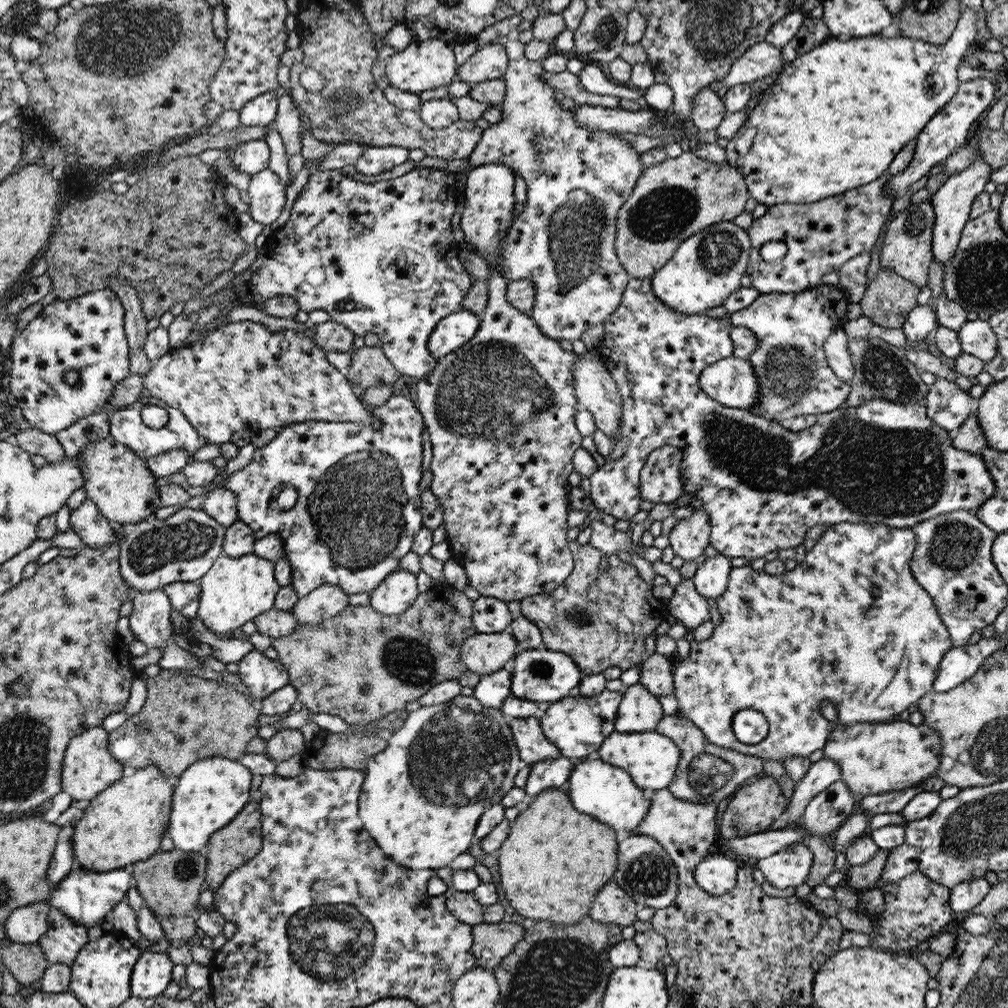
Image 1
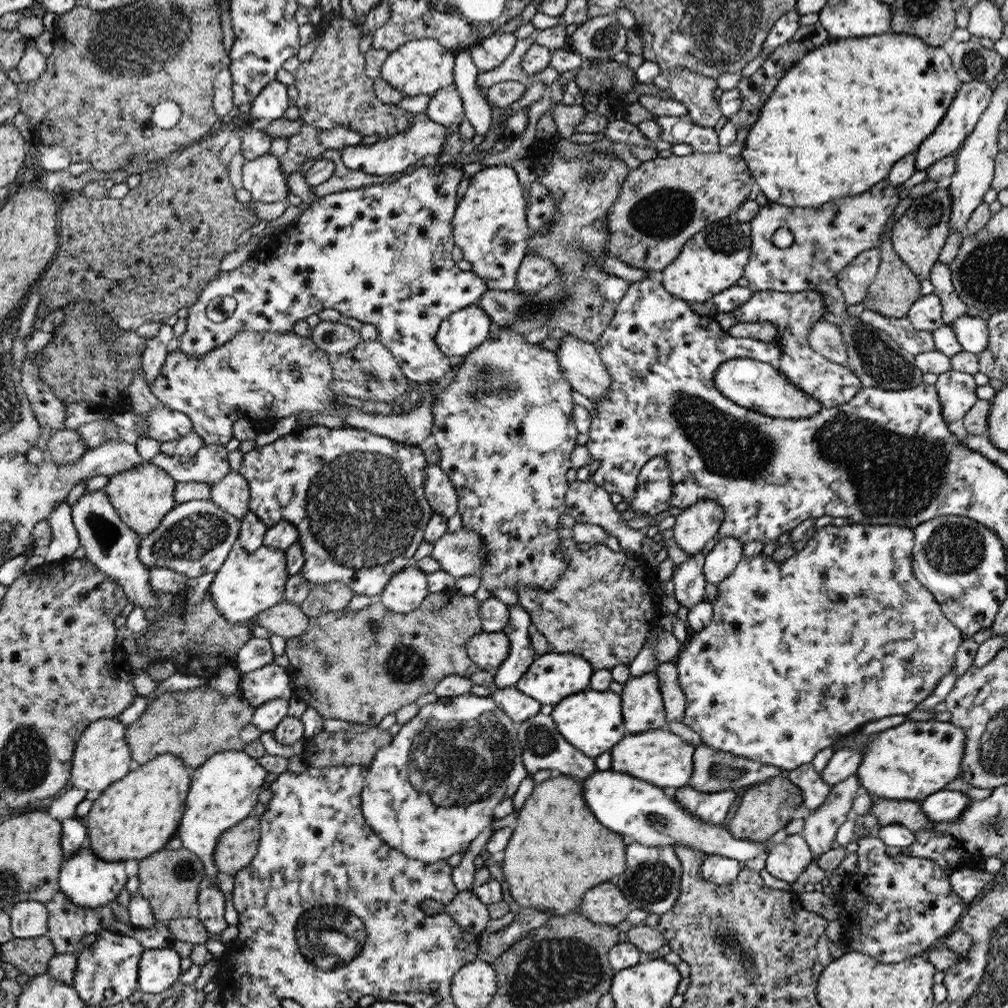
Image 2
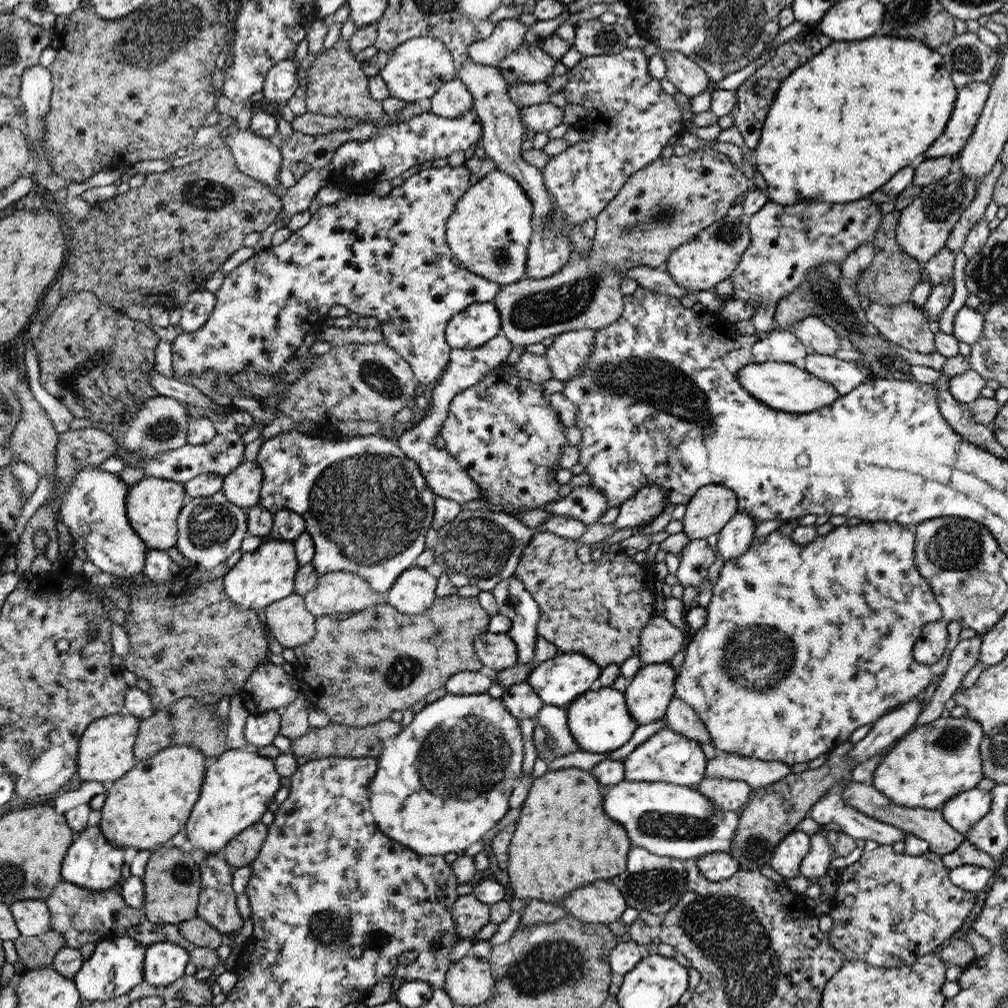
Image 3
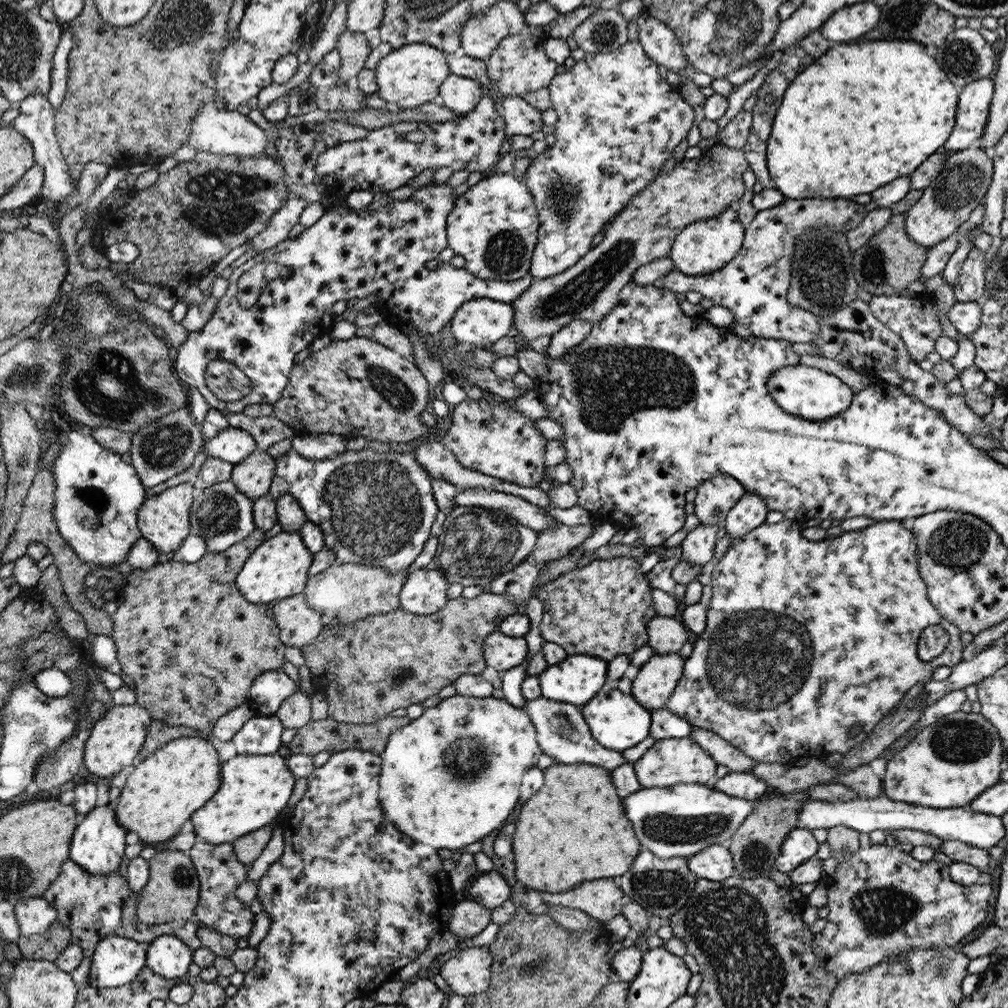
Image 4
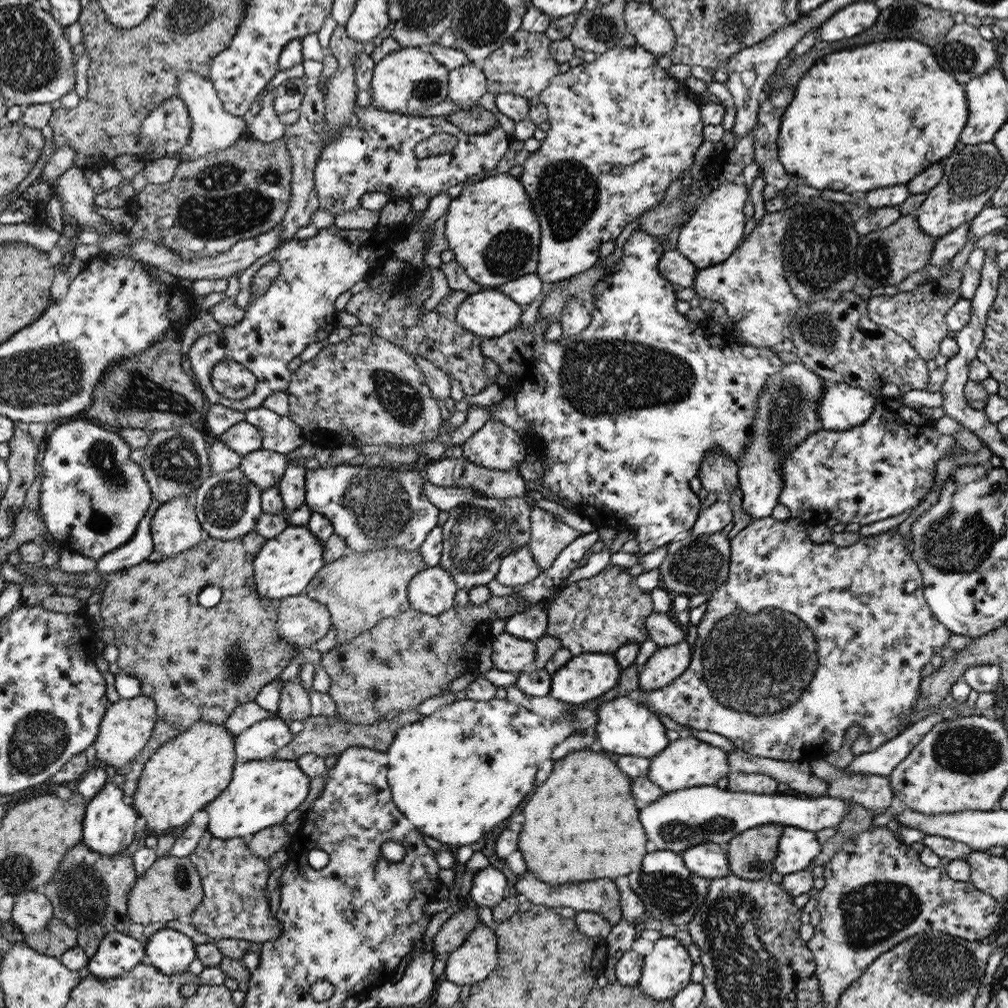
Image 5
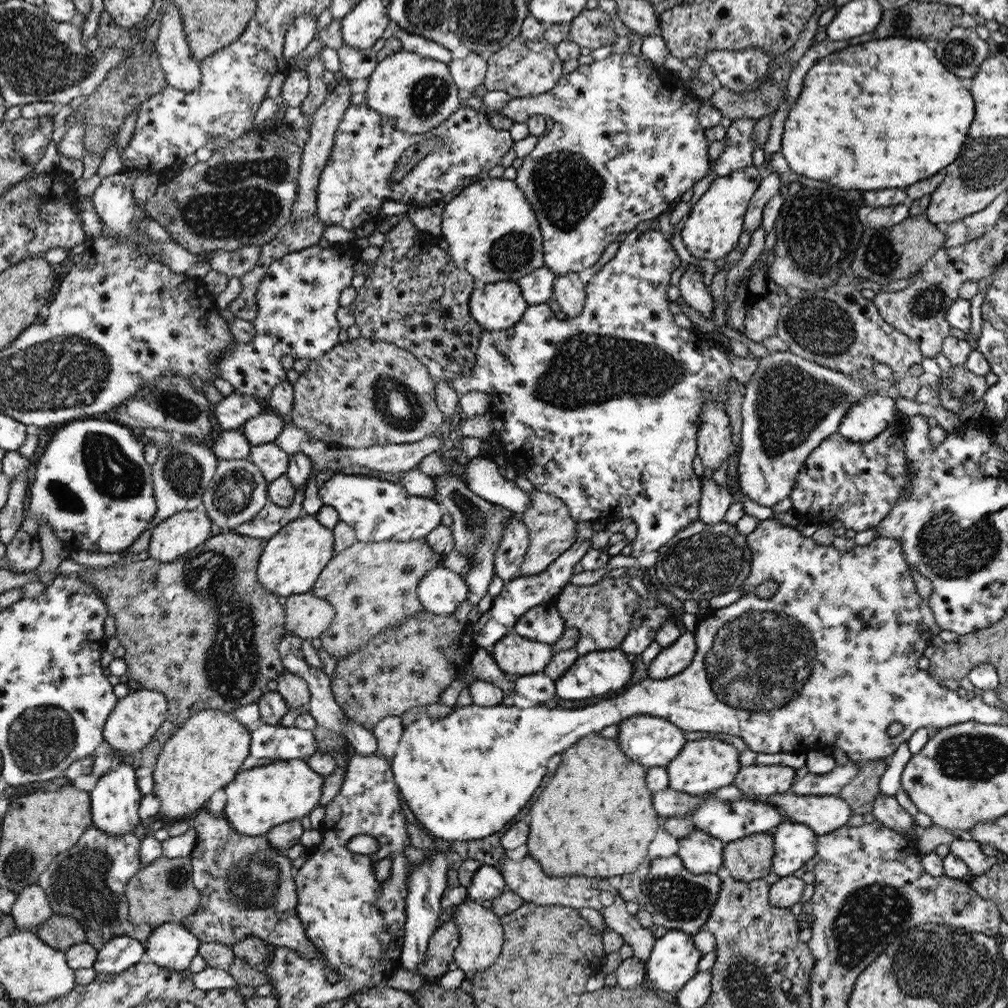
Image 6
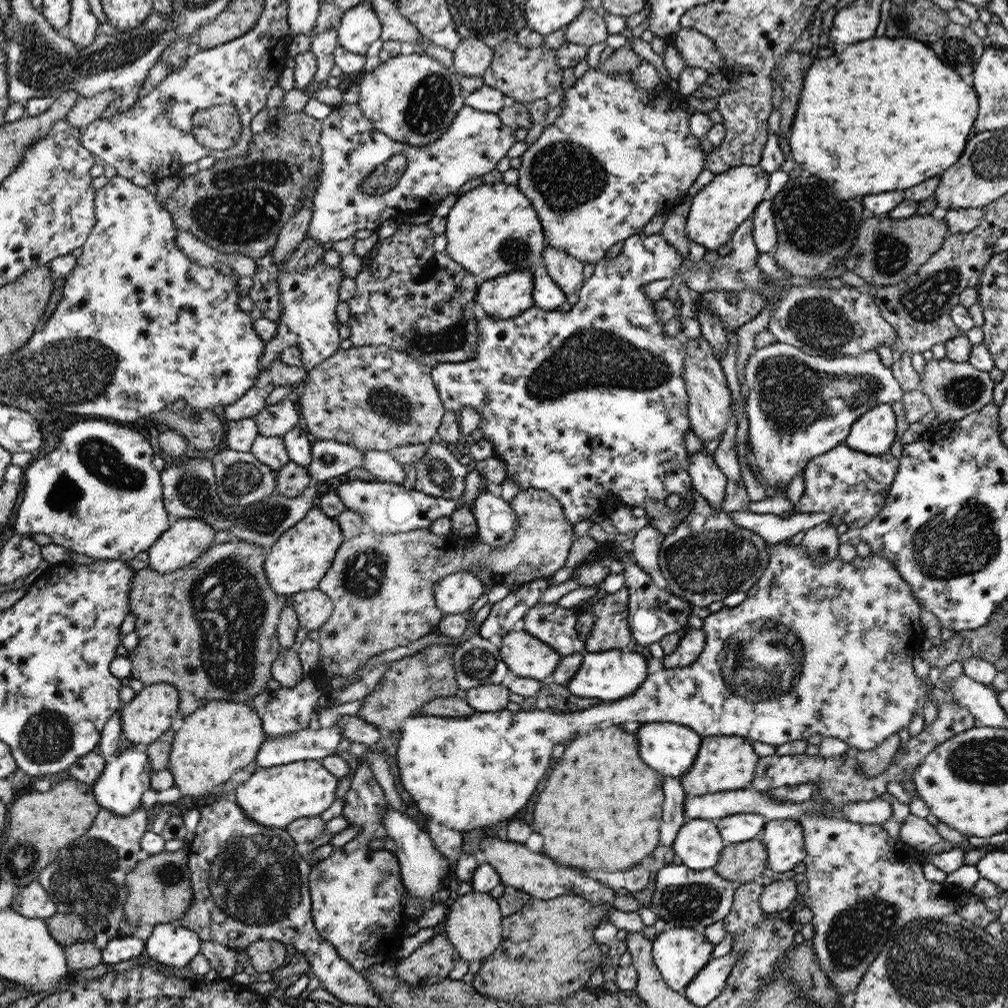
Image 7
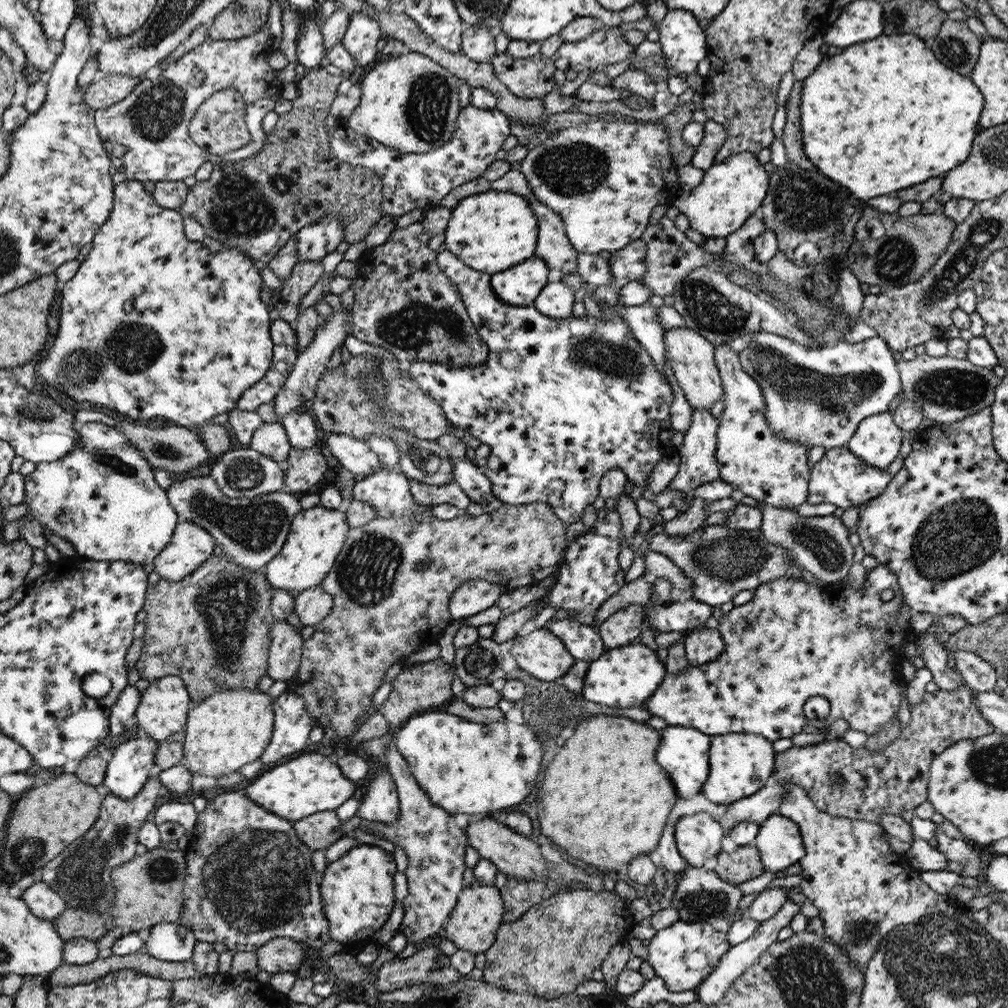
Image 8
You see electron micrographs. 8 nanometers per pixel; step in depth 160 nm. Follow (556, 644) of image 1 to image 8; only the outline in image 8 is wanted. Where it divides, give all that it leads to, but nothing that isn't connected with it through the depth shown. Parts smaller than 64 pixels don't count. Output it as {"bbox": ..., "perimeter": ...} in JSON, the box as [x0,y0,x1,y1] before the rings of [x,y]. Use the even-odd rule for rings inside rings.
{"bbox":[596,603,645,650],"perimeter":[[[630,603],[611,614],[596,631],[601,636],[604,648],[611,650],[630,645],[640,636],[643,623],[645,623],[643,605]]]}

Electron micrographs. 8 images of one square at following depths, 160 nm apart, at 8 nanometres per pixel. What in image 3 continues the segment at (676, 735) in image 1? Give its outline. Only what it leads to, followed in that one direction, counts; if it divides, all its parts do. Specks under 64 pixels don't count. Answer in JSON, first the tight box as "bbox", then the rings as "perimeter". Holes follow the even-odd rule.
{"bbox":[706,751,792,790],"perimeter":[[[723,751],[706,764],[706,779],[743,781],[753,790],[776,784],[790,774],[792,768],[782,762],[767,762]]]}

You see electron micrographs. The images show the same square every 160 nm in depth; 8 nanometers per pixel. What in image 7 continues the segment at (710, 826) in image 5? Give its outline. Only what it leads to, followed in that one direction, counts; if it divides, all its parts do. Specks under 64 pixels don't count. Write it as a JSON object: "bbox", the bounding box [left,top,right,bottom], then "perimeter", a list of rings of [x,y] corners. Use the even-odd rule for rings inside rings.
{"bbox":[717,813,766,846],"perimeter":[[[742,813],[722,818],[717,827],[723,837],[723,845],[728,846],[759,838],[766,823],[766,819],[761,815]]]}

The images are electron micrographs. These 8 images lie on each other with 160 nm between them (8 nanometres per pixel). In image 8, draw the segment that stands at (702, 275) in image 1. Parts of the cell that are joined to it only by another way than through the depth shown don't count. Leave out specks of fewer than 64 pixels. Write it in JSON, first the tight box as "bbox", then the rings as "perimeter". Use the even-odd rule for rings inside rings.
{"bbox":[672,152,768,238],"perimeter":[[[740,152],[713,164],[692,191],[682,193],[672,204],[688,217],[691,228],[705,238],[725,238],[759,212],[768,189],[768,172],[756,153]]]}

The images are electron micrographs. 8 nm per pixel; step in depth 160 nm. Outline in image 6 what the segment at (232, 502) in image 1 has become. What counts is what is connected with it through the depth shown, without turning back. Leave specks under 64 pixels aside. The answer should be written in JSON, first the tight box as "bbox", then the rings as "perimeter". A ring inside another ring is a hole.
{"bbox":[248,442,290,483],"perimeter":[[[268,442],[253,446],[248,459],[261,470],[262,476],[269,483],[280,478],[288,470],[290,455],[278,444]]]}

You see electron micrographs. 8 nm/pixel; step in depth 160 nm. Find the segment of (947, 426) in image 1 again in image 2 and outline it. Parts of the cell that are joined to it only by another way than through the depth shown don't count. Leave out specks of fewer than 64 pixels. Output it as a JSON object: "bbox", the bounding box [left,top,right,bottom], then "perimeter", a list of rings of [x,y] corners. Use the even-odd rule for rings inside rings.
{"bbox":[935,370,979,423],"perimeter":[[[950,370],[938,375],[935,386],[940,405],[942,405],[943,419],[947,423],[960,420],[979,400],[976,394],[978,386],[976,381],[974,381],[973,375],[970,374]]]}

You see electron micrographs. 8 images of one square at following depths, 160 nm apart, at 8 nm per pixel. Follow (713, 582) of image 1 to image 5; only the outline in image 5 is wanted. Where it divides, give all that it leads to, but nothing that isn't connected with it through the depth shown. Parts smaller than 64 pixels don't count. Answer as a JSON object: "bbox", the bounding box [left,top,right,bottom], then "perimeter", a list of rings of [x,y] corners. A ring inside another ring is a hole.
{"bbox":[739,363,826,520],"perimeter":[[[786,363],[785,367],[773,374],[762,387],[758,397],[758,408],[751,428],[751,440],[746,445],[739,466],[739,486],[742,490],[742,510],[758,520],[772,514],[778,506],[778,495],[783,489],[781,462],[783,458],[809,434],[824,429],[817,416],[817,407],[826,390],[826,380],[808,370],[804,363]]]}

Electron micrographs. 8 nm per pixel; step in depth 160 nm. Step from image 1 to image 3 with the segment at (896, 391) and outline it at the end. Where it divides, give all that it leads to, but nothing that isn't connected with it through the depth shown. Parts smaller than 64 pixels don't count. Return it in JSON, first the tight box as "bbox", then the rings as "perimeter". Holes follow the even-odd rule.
{"bbox":[774,263,914,380],"perimeter":[[[834,263],[820,265],[804,277],[800,287],[790,295],[782,298],[774,311],[774,321],[778,323],[780,331],[786,331],[788,327],[796,325],[798,321],[807,317],[817,317],[831,327],[838,337],[848,339],[852,348],[862,354],[862,358],[857,362],[863,364],[869,372],[871,378],[888,380],[914,380],[910,373],[911,364],[895,351],[895,345],[887,341],[878,333],[873,325],[868,323],[865,310],[860,307],[861,296],[842,277],[842,268]]]}

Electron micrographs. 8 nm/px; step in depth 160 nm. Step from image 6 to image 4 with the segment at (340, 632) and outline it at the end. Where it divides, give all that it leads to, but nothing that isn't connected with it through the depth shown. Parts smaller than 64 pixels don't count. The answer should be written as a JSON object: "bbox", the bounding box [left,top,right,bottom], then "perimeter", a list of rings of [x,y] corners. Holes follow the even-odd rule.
{"bbox":[303,562,407,623],"perimeter":[[[346,562],[330,566],[309,578],[303,590],[306,602],[320,614],[331,614],[342,623],[359,621],[368,615],[387,613],[400,608],[400,592],[407,572],[390,574],[385,566]]]}

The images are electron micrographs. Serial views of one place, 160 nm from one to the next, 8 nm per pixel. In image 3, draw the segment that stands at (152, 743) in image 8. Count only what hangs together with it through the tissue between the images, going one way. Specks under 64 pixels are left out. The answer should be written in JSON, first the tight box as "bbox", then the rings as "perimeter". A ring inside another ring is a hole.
{"bbox":[61,825,124,890],"perimeter":[[[99,825],[87,826],[69,846],[69,852],[66,853],[64,864],[61,866],[61,875],[65,882],[82,888],[109,890],[118,883],[122,876],[122,862],[124,862],[124,849],[109,842],[109,839],[101,833]]]}

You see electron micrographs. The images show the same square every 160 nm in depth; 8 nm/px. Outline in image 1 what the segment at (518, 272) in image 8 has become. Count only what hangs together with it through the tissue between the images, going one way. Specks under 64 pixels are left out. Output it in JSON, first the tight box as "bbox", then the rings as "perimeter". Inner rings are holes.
{"bbox":[429,310,481,359],"perimeter":[[[458,310],[445,317],[429,339],[429,351],[436,359],[470,342],[481,329],[481,320],[469,310]]]}

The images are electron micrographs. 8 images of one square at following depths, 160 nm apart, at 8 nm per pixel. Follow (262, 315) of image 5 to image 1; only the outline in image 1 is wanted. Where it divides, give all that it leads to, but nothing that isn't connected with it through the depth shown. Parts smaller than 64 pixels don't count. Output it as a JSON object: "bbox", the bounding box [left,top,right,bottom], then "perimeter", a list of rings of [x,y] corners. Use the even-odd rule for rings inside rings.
{"bbox":[192,166,474,379],"perimeter":[[[417,166],[400,177],[374,183],[355,180],[351,176],[344,175],[341,170],[313,170],[308,182],[303,186],[297,199],[292,204],[289,220],[270,234],[266,244],[262,249],[259,249],[258,256],[250,264],[250,267],[241,276],[237,275],[230,282],[228,289],[233,292],[233,300],[226,300],[228,304],[220,304],[216,307],[204,307],[204,309],[195,314],[192,332],[196,332],[200,340],[207,337],[210,332],[217,330],[218,326],[228,324],[230,321],[228,321],[227,312],[231,309],[231,305],[255,306],[262,309],[263,305],[266,304],[266,300],[270,300],[270,298],[290,296],[290,298],[296,300],[296,304],[298,304],[299,310],[302,310],[302,312],[309,313],[313,310],[325,310],[328,313],[328,317],[330,317],[330,321],[344,325],[355,336],[364,337],[369,333],[376,334],[379,338],[381,349],[385,351],[389,361],[397,367],[398,371],[402,371],[402,374],[406,376],[413,376],[418,379],[424,378],[437,365],[437,359],[429,351],[428,342],[430,337],[445,317],[462,310],[462,302],[465,301],[466,294],[470,292],[470,288],[474,286],[474,283],[470,282],[470,274],[462,268],[462,264],[458,260],[460,246],[456,244],[455,232],[452,232],[452,216],[454,216],[456,196],[458,196],[456,176],[452,176],[452,172],[448,172],[448,169]]]}

